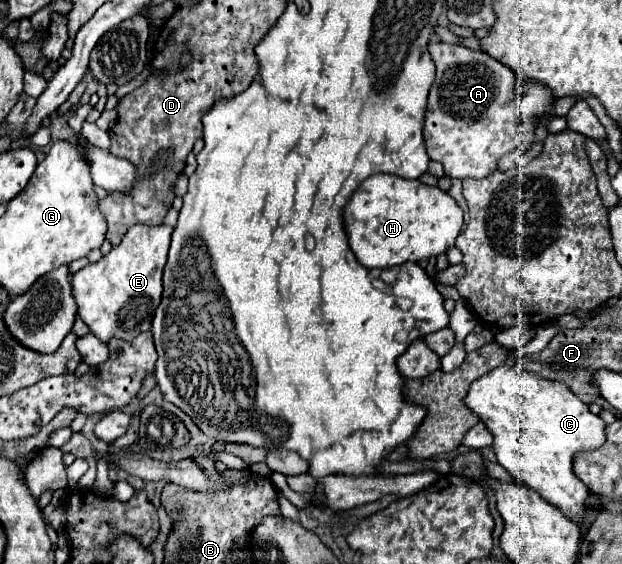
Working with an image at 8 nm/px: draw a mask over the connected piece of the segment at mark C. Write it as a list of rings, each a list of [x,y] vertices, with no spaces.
[[[556,325],[537,327],[535,337],[525,347],[514,349],[504,365],[492,369],[470,385],[464,403],[492,433],[492,449],[498,463],[520,483],[538,491],[548,503],[560,507],[566,517],[574,519],[586,513],[584,501],[588,497],[588,487],[584,487],[572,473],[572,457],[576,451],[604,445],[606,425],[598,415],[592,415],[588,405],[564,383],[548,381],[518,365],[518,359],[528,352],[546,348],[559,330]]]

